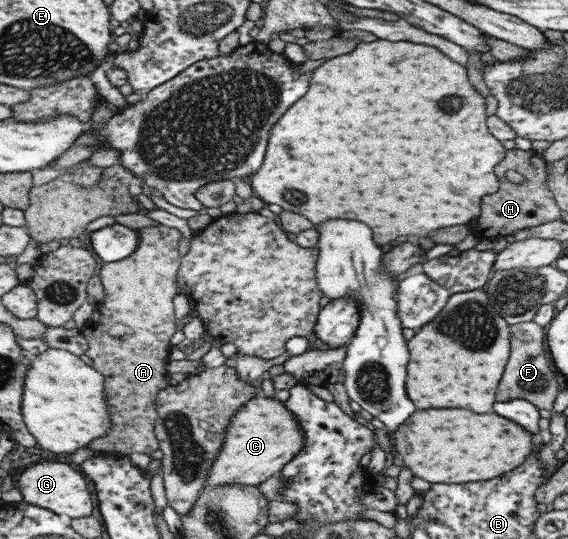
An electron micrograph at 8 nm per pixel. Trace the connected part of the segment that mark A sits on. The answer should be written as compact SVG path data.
M142 227L137 229L137 246L135 250L117 262L104 263L99 268L98 276L103 286L103 298L88 319L79 323L82 335L87 341L86 354L91 359L91 367L103 376L103 393L108 402L108 412L111 420L110 432L101 439L89 444L86 448L95 452L117 454L147 454L159 449L154 434L154 423L157 419L155 411L155 396L159 390L169 386L168 373L165 371L170 350L169 338L175 332L172 298L177 294L175 275L179 268L180 256L177 242L181 234L175 228Z

